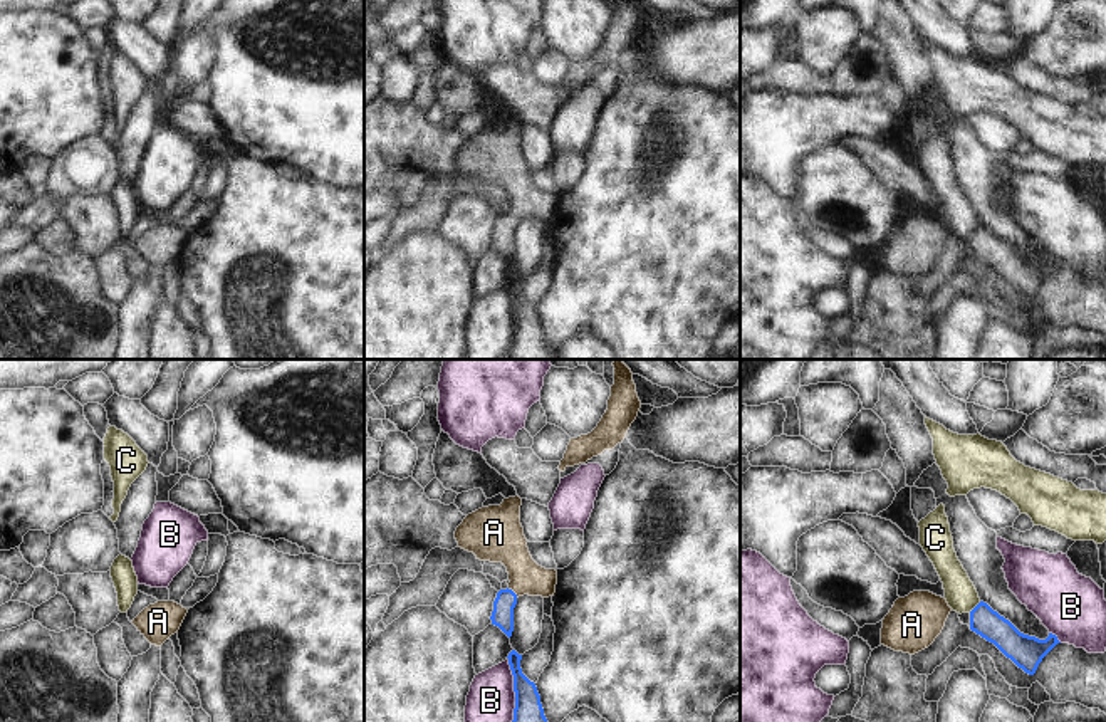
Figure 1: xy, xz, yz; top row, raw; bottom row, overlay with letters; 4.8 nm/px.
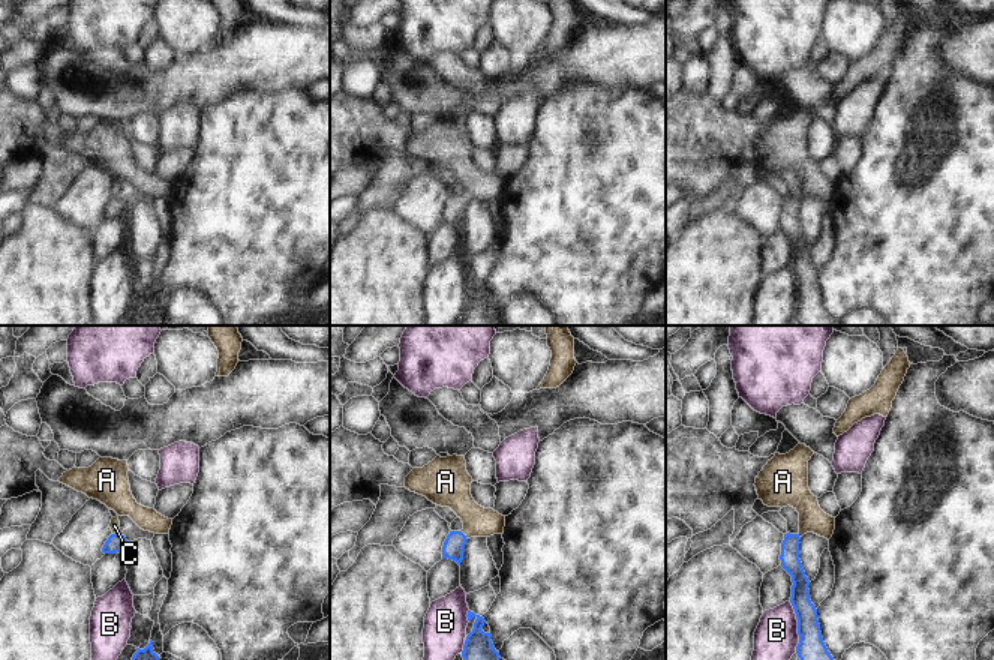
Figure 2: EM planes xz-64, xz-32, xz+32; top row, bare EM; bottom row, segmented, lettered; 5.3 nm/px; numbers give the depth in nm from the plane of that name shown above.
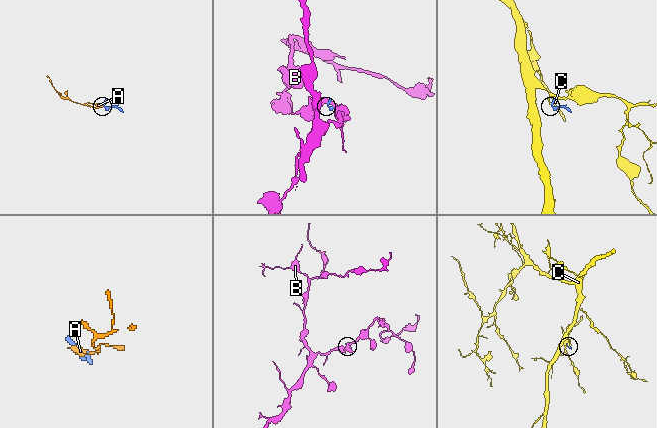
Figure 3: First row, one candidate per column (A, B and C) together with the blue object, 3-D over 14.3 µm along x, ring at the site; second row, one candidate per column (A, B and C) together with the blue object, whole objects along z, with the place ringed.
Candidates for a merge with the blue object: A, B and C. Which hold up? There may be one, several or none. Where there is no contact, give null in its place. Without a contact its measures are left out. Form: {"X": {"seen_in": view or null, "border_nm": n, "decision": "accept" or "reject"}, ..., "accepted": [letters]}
{"A": {"seen_in": "xz", "border_nm": 70, "decision": "accept"}, "B": {"seen_in": "xz", "border_nm": 360, "decision": "reject"}, "C": {"seen_in": "yz", "border_nm": 80, "decision": "reject"}, "accepted": ["A"]}

